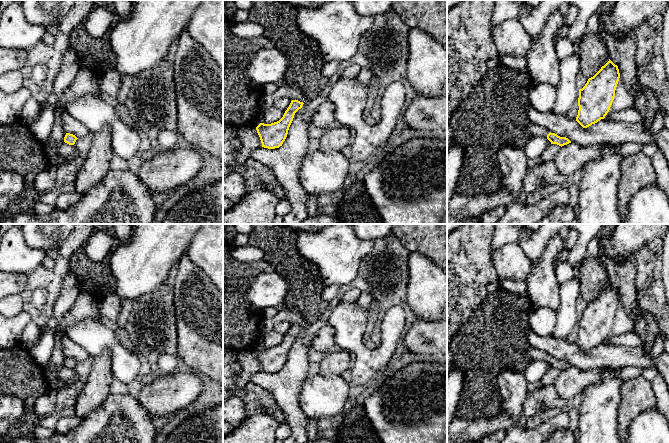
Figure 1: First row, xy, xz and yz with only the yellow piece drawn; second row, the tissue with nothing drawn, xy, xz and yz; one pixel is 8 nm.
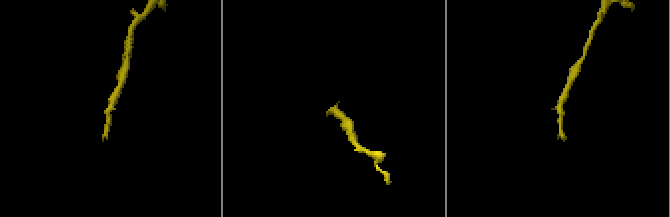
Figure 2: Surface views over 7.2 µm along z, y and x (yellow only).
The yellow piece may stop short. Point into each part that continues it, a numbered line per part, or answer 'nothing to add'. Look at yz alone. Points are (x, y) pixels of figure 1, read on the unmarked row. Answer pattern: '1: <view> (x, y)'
1: yz (535, 354)

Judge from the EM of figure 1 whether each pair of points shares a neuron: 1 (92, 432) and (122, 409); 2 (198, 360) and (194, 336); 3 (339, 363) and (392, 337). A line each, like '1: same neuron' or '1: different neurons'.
1: same neuron
2: same neuron
3: different neurons

